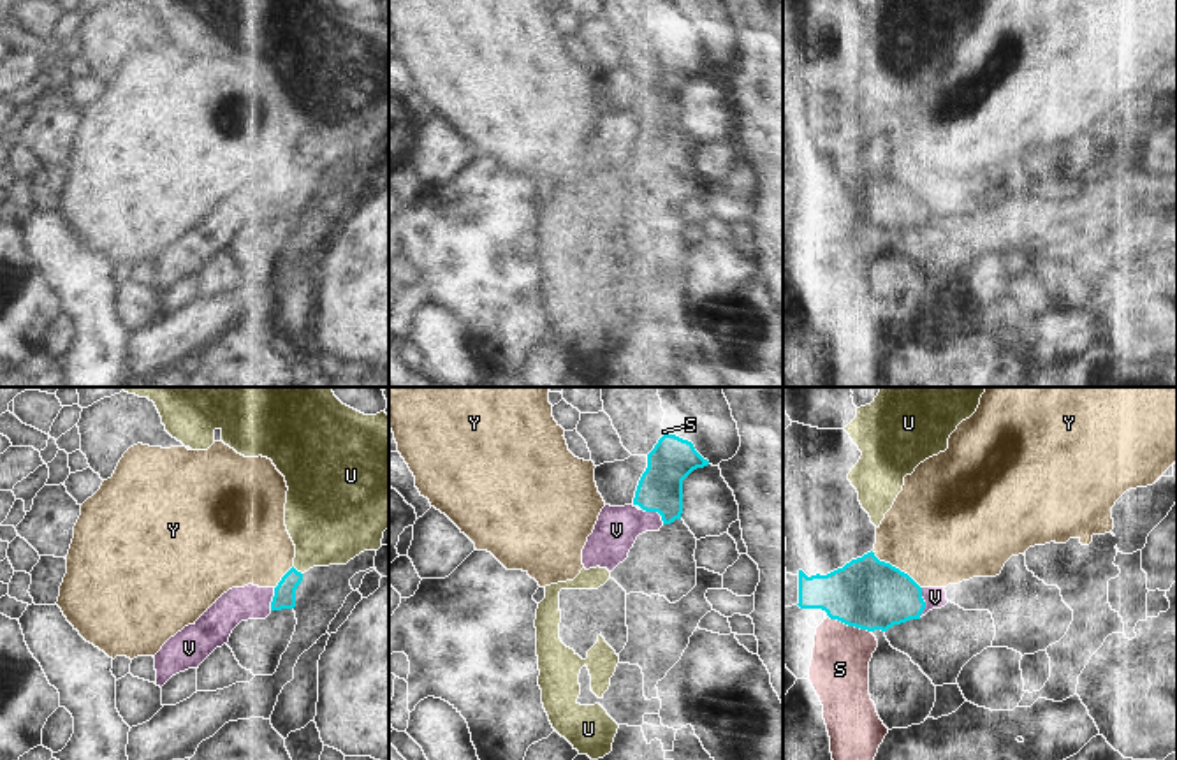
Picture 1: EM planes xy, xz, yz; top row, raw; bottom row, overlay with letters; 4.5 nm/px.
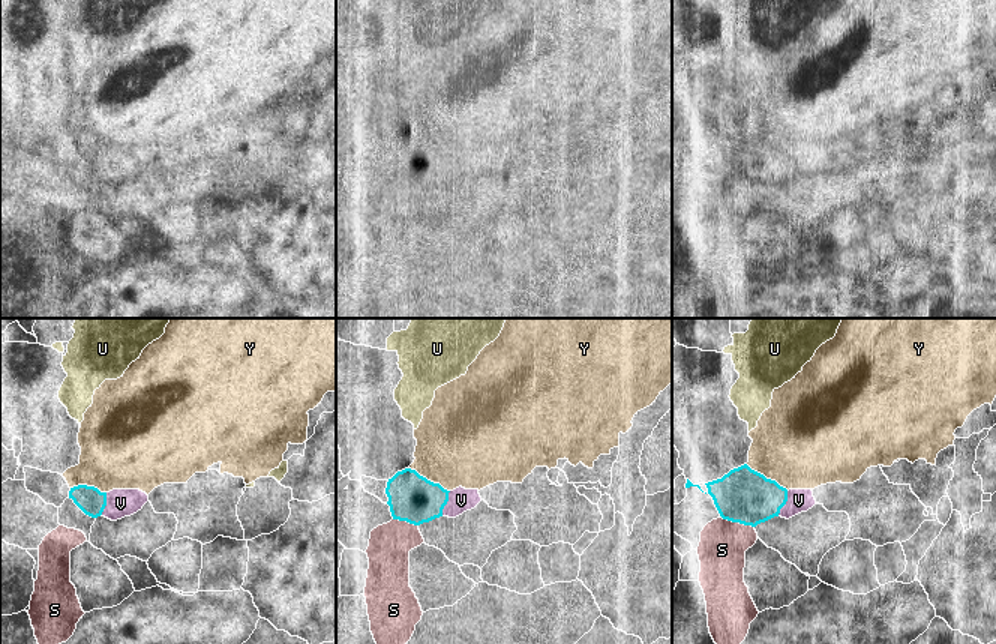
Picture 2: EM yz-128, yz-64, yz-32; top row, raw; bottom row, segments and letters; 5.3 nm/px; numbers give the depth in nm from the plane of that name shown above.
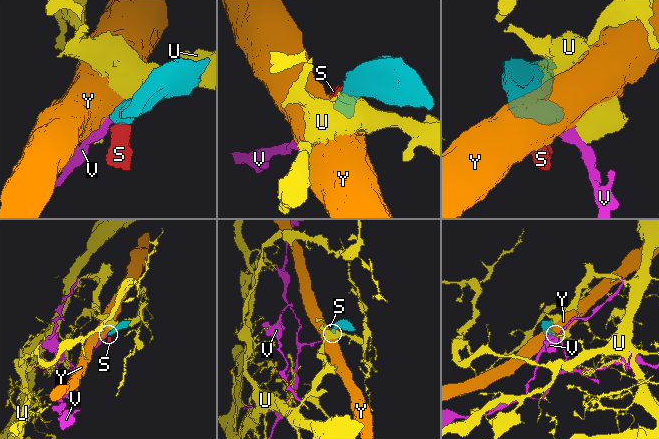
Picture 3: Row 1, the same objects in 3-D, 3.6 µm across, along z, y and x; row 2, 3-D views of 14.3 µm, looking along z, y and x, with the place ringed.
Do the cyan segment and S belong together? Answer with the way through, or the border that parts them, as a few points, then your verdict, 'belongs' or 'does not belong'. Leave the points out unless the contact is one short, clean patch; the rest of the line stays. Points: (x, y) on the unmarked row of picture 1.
along yz (829, 222), (869, 238) | does not belong

